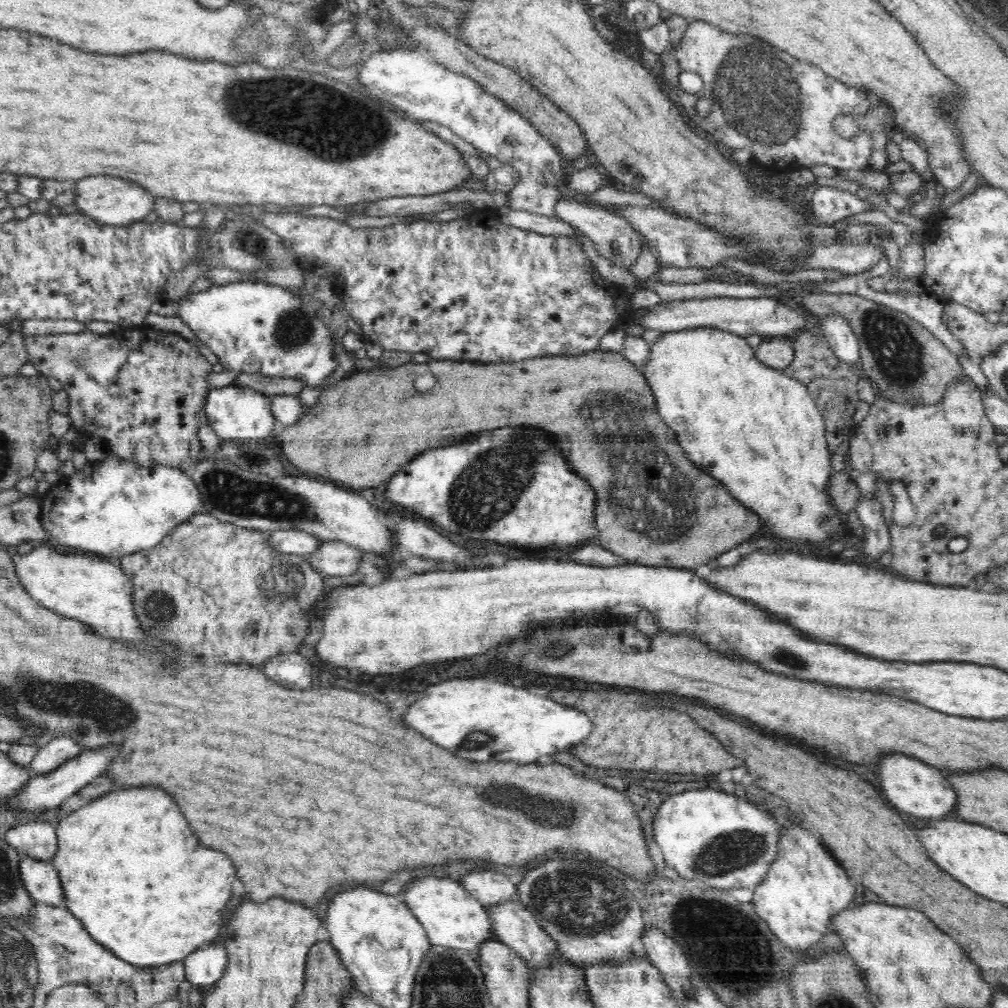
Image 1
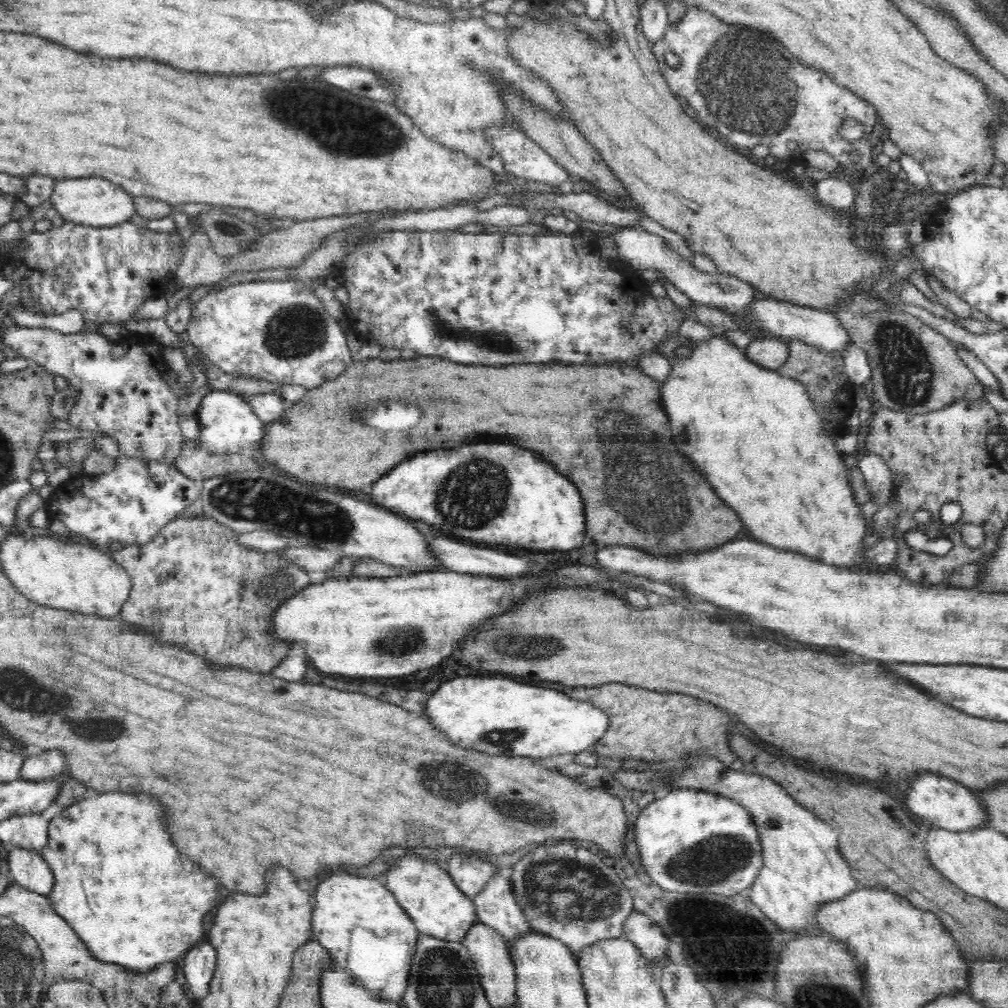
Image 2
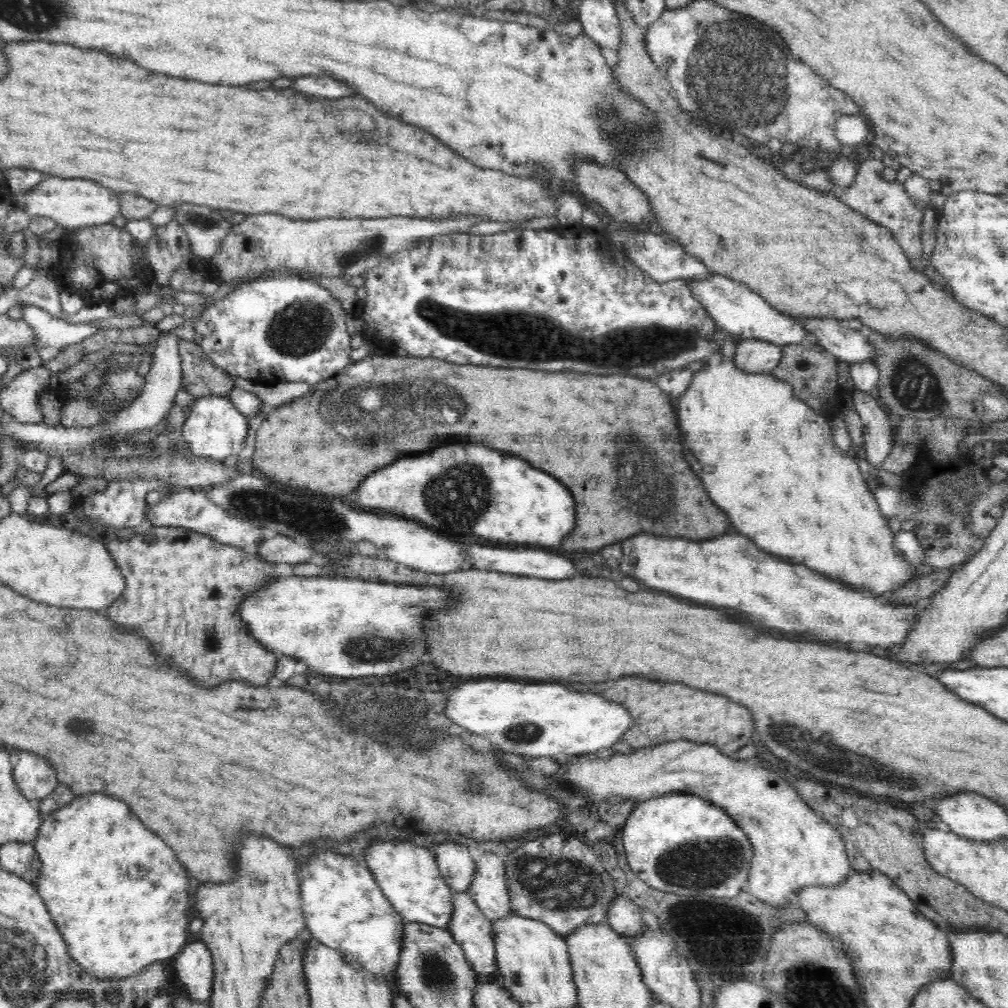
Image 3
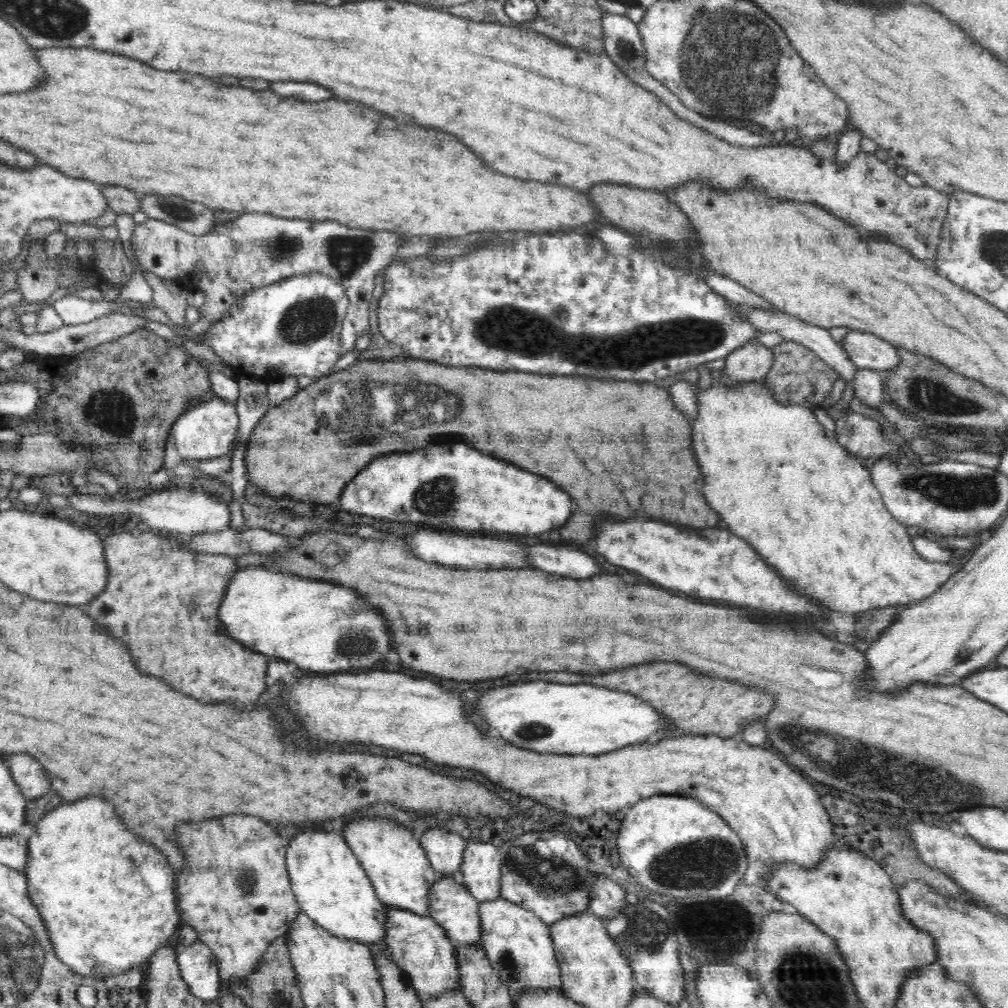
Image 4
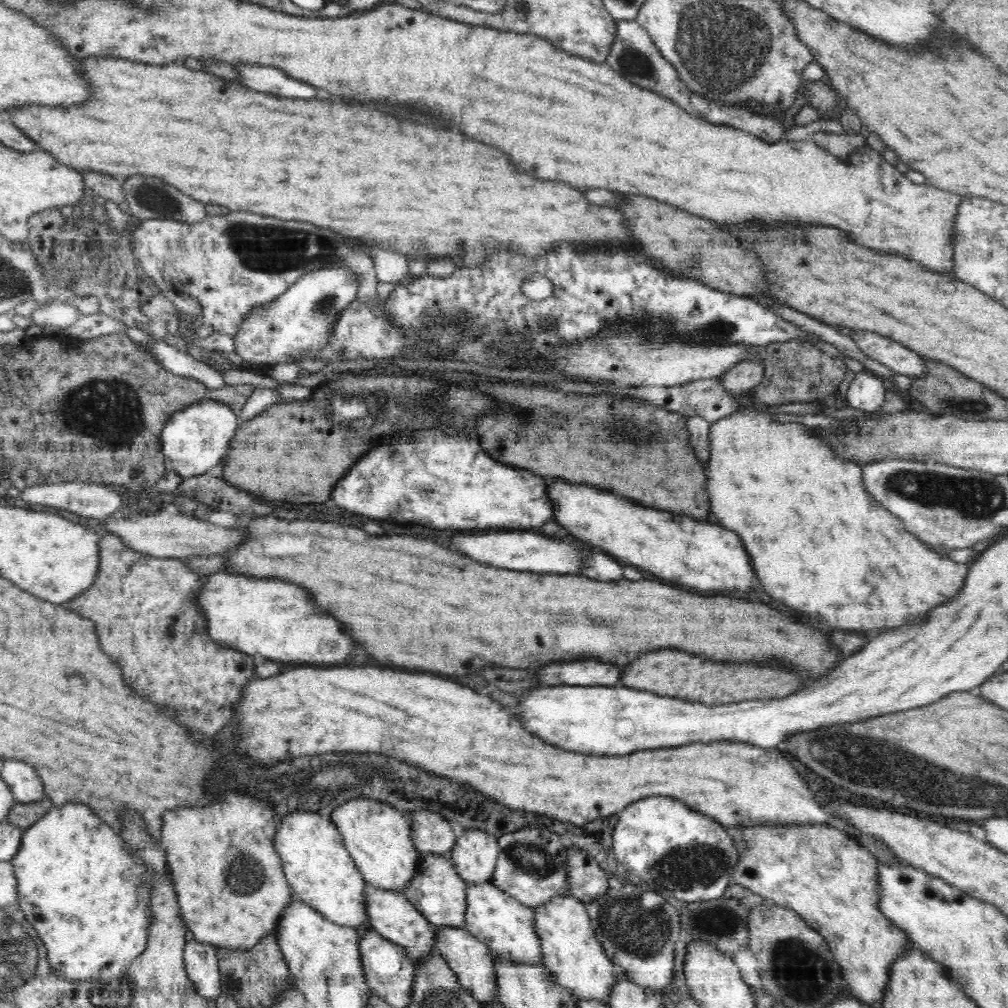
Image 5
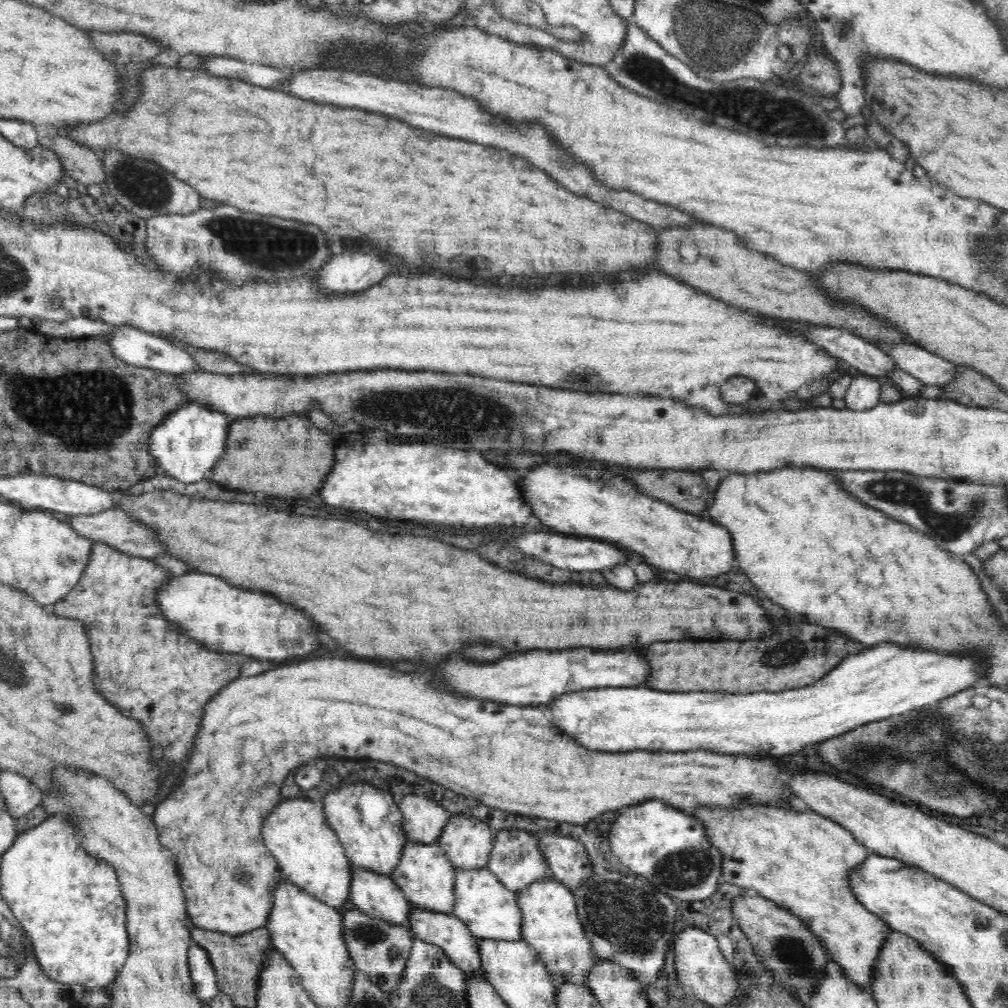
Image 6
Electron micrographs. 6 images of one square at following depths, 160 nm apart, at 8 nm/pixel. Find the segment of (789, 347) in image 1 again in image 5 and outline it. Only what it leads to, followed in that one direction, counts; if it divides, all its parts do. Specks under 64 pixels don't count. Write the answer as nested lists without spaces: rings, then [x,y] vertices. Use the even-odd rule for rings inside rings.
[[[750,357],[732,366],[720,376],[720,381],[730,394],[746,394],[760,384],[764,374],[764,365],[760,359]]]

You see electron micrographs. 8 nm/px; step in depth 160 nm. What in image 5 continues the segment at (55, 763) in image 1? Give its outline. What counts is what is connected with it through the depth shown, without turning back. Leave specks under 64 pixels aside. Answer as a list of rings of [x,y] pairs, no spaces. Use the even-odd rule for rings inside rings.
[[[3,759],[4,767],[1,778],[9,786],[9,790],[17,803],[30,804],[38,802],[46,796],[42,782],[34,767],[16,759]]]

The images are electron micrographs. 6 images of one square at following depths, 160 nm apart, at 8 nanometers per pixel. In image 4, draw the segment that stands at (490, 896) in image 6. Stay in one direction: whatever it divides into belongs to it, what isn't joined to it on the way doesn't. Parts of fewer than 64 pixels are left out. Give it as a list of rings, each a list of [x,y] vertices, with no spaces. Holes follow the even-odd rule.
[[[502,898],[480,903],[478,912],[483,932],[480,944],[504,986],[512,992],[524,988],[561,988],[562,971],[554,956],[548,924],[534,912]]]

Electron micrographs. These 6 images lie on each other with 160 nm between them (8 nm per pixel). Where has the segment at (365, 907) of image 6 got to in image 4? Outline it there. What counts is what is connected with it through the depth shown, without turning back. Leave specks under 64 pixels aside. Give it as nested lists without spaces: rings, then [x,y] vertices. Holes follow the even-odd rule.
[[[388,907],[386,934],[384,942],[388,944],[393,961],[407,977],[407,981],[417,992],[421,1003],[438,998],[448,990],[459,988],[458,959],[456,948],[446,931],[432,918],[409,910]]]

